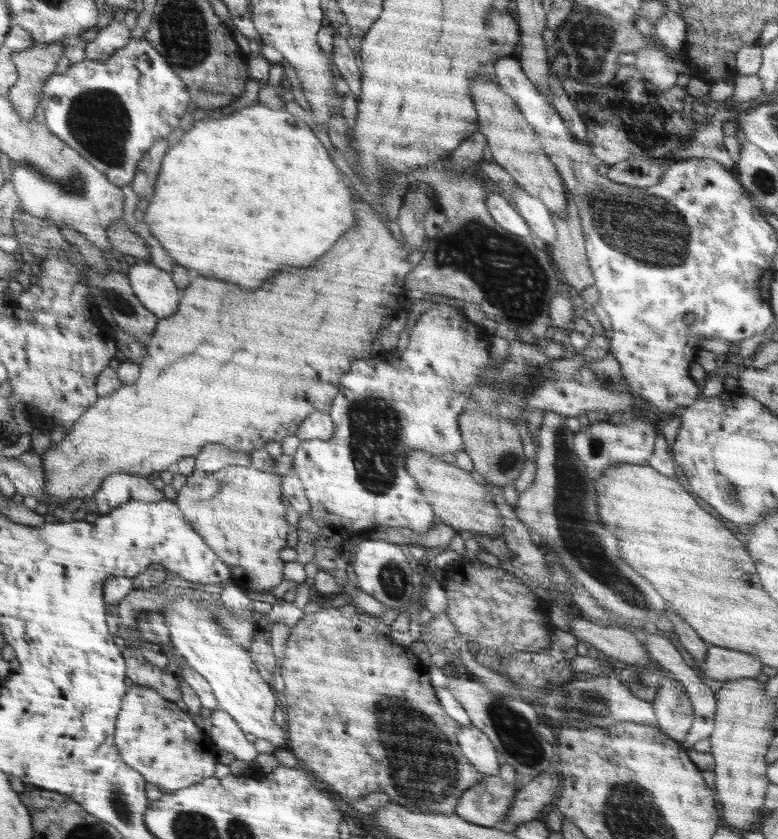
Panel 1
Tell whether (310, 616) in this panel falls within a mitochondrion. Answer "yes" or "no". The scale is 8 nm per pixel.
no

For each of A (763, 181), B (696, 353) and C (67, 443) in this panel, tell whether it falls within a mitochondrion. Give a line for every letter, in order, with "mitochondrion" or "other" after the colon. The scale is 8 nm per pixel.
A: mitochondrion
B: other
C: other

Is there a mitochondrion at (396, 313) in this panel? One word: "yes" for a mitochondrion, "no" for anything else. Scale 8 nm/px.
no

